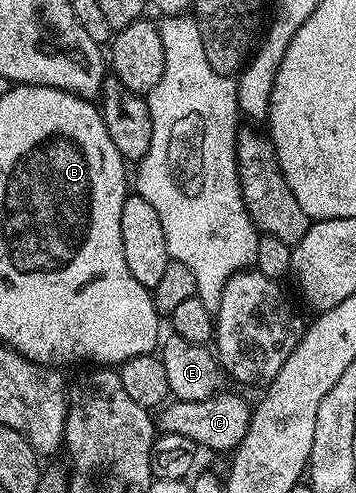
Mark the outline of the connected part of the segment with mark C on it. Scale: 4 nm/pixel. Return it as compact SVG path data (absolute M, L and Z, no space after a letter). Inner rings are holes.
M219 391L203 401L171 400L161 406L156 425L162 433L184 435L184 439L192 439L203 450L215 449L216 452L222 453L225 449L233 451L238 448L250 426L251 412L251 402L246 402L234 393Z

